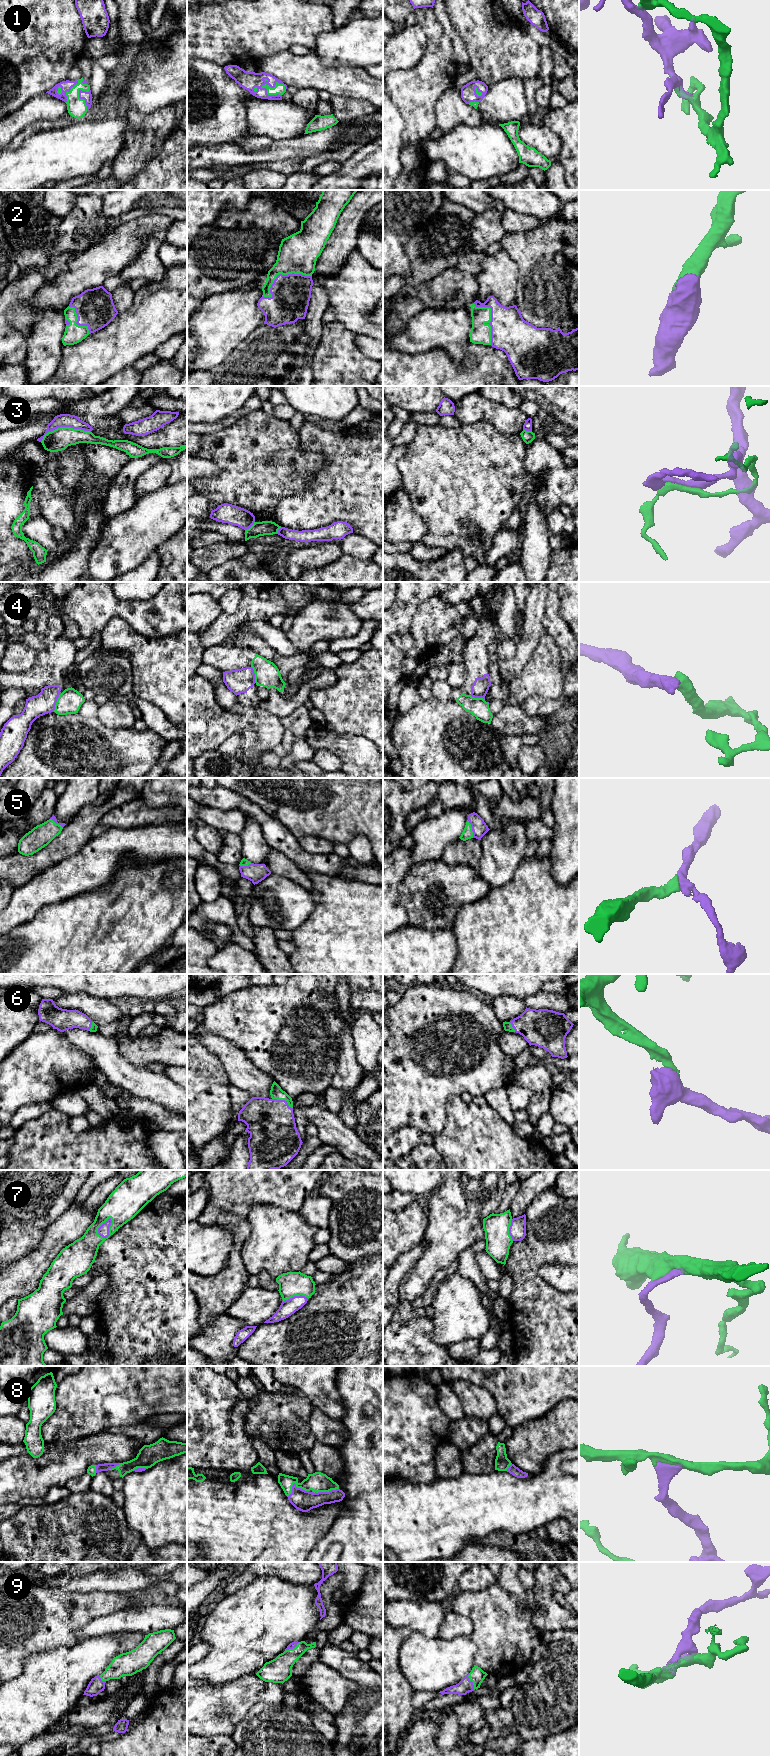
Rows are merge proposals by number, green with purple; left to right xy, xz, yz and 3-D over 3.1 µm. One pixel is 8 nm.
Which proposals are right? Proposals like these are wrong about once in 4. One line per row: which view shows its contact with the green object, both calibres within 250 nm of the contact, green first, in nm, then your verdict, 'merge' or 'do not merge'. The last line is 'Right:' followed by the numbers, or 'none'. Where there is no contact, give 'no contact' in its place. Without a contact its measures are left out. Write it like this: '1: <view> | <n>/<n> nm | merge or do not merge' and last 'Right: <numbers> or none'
1: xz | 80/140 nm | merge
2: xz | 320/320 nm | merge
3: xy | 180/110 nm | do not merge
4: xy | 190/170 nm | do not merge
5: yz | 90/120 nm | merge
6: xz | 100/380 nm | merge
7: xy | 280/90 nm | merge
8: xz | 160/160 nm | merge
9: yz | 120/120 nm | merge
Right: 1, 2, 5, 6, 7, 8, 9

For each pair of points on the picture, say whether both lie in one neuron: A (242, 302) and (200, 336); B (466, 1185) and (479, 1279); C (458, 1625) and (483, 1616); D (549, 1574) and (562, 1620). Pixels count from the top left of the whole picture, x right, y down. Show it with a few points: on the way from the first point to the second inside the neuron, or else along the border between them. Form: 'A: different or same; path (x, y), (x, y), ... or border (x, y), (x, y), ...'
A: same; path (232, 312), (210, 334)
B: different; border (471, 1246), (464, 1249), (456, 1258)
C: different; border (452, 1610), (466, 1615), (471, 1620), (471, 1636)
D: same; path (546, 1585), (546, 1603), (551, 1609)

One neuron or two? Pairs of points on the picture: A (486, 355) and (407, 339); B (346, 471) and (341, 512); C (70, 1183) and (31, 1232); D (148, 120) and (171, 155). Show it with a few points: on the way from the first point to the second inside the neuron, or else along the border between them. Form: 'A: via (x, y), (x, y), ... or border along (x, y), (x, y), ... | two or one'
A: border along (470, 342), (462, 361), (454, 361), (442, 349) | two
B: via (346, 481), (346, 489), (341, 496), (341, 502) | one
C: via (59, 1196), (41, 1208), (41, 1218) | one
D: border along (174, 128), (165, 139), (160, 151), (148, 161) | two

